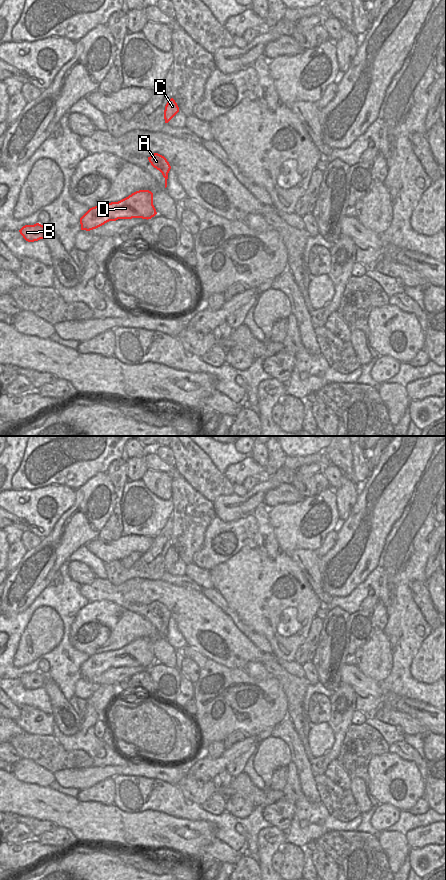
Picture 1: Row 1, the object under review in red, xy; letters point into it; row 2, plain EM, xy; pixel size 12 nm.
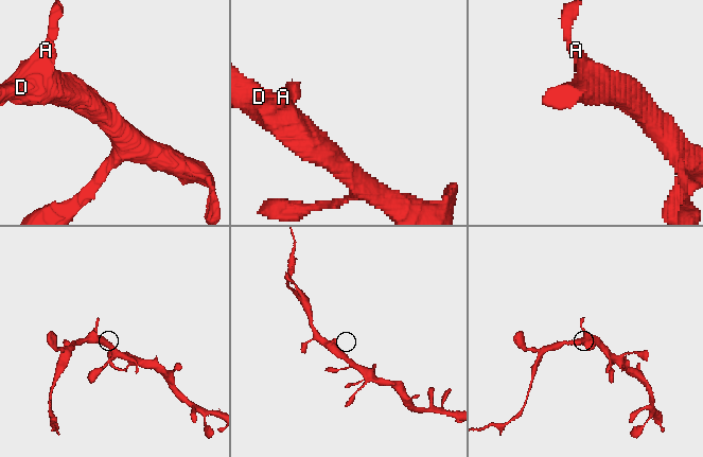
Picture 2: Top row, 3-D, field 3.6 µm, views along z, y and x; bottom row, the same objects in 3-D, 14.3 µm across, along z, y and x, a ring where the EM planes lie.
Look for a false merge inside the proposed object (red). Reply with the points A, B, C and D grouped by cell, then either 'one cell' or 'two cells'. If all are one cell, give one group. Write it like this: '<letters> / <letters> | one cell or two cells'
A B C D | one cell

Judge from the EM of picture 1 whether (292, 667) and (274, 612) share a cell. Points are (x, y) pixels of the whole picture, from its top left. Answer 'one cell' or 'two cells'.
two cells

